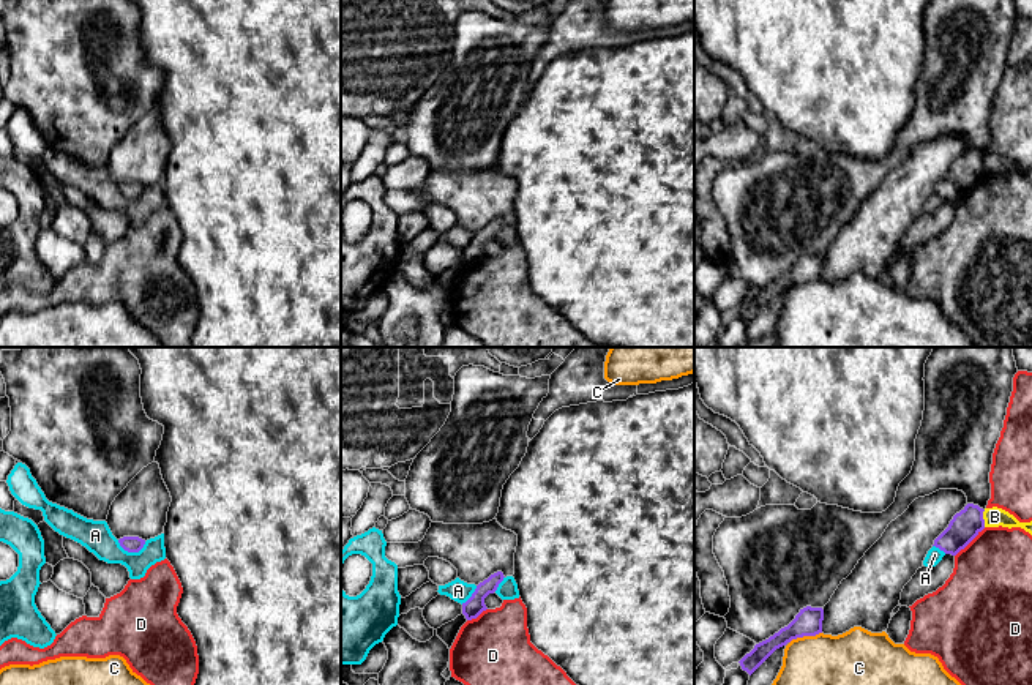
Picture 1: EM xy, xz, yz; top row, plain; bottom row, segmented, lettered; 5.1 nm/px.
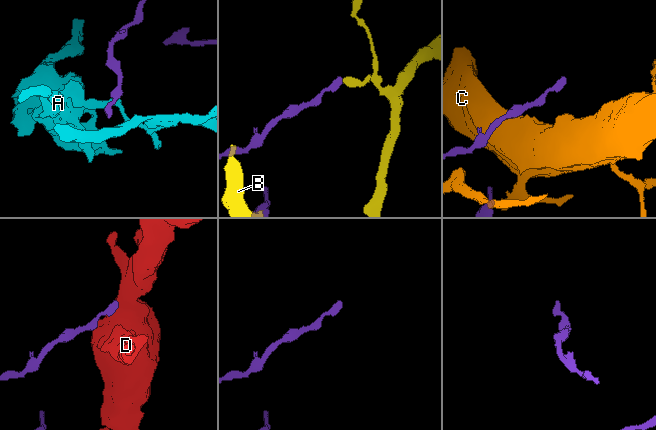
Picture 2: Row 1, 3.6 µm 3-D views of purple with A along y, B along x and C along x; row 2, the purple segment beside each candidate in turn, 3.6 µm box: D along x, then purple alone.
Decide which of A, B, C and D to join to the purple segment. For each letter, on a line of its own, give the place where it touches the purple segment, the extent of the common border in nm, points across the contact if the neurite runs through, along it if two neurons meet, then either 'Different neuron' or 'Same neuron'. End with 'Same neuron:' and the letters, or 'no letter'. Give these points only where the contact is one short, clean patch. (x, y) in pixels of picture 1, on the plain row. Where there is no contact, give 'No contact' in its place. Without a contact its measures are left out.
A: Touches purple at xy (131, 198). Shared border 150 nm. Boundary: xy (117, 187), (128, 198), (138, 198), (145, 190). Different neuron
B: Touches purple at yz (982, 164). Shared border 90 nm. Boundary: yz (985, 157), (983, 172). Different neuron
C: Touches purple at yz (805, 281). Shared border 180 nm. Different neuron
D: Touches purple at yz (969, 188). Shared border 220 nm. Different neuron
Same neuron: no letter

